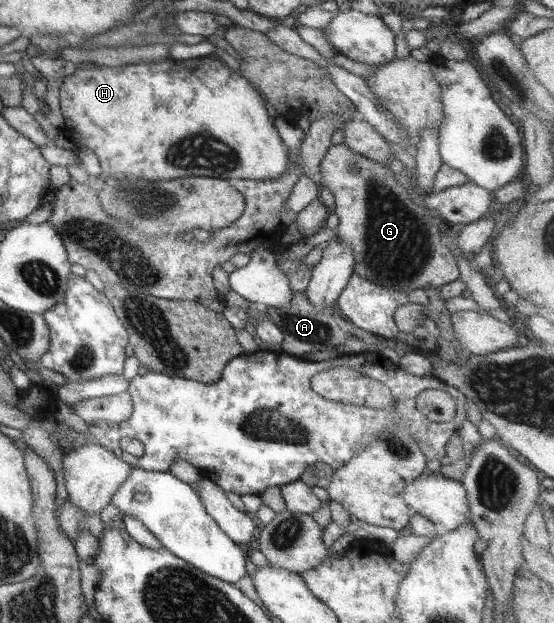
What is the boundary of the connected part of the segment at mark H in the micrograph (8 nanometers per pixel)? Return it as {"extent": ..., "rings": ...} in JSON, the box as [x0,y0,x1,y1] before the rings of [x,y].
{"extent":[59,56,291,184],"rings":[[[202,56],[192,59],[176,60],[172,57],[163,58],[160,61],[146,63],[125,64],[120,66],[106,66],[94,63],[83,63],[72,74],[63,79],[59,89],[60,110],[64,117],[62,133],[72,139],[75,147],[88,147],[98,157],[101,167],[108,175],[120,177],[134,176],[148,181],[171,180],[181,177],[198,176],[214,177],[216,179],[230,180],[241,184],[246,179],[274,179],[282,177],[286,173],[288,164],[291,163],[289,151],[284,147],[284,140],[280,132],[276,130],[272,118],[266,110],[266,98],[246,78],[230,69],[227,64],[217,56]]]}

